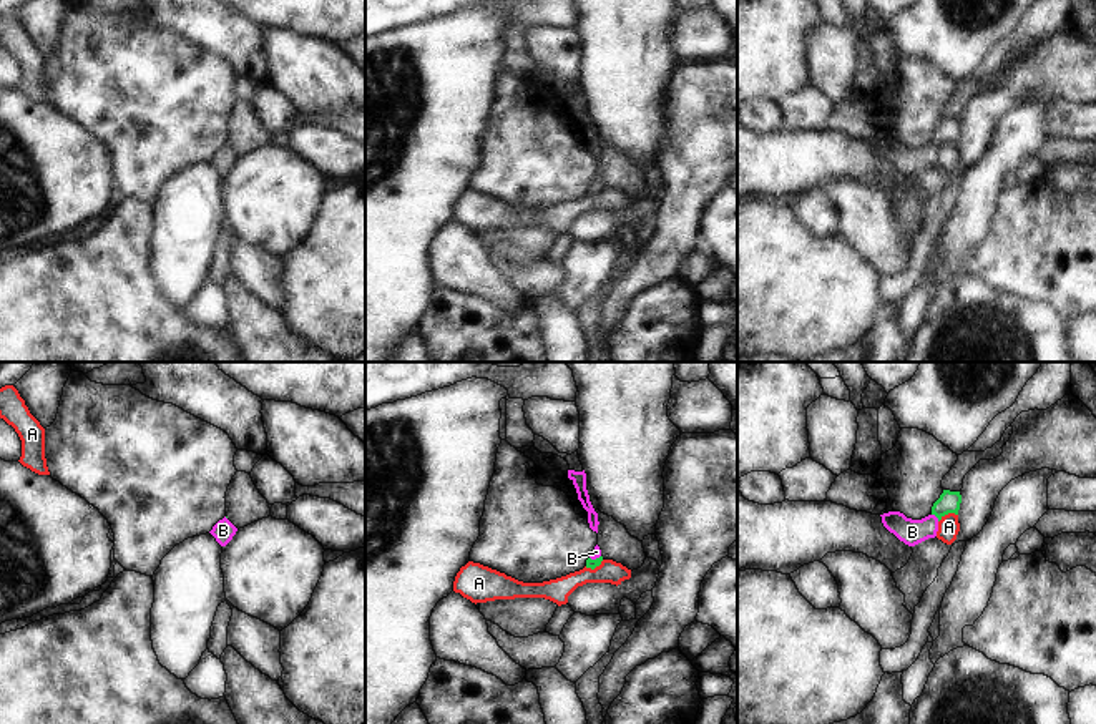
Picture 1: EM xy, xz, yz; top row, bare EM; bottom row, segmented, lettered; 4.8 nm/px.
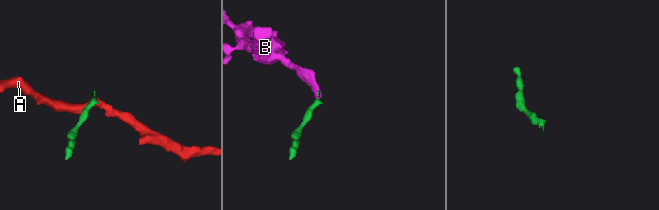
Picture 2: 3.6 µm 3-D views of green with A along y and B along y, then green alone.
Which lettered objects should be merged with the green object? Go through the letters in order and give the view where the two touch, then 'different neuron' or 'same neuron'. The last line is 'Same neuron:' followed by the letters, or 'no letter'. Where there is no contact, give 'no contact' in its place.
A: contact in yz; different neuron
B: contact in yz; same neuron
Same neuron: B

